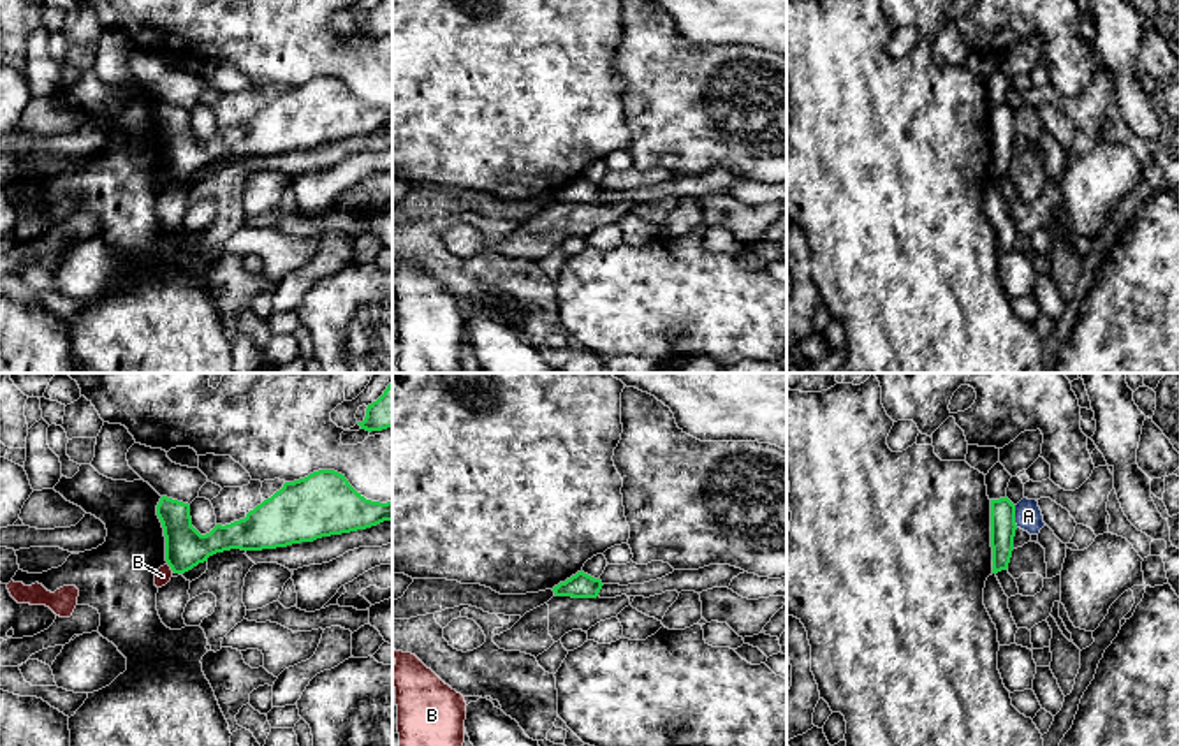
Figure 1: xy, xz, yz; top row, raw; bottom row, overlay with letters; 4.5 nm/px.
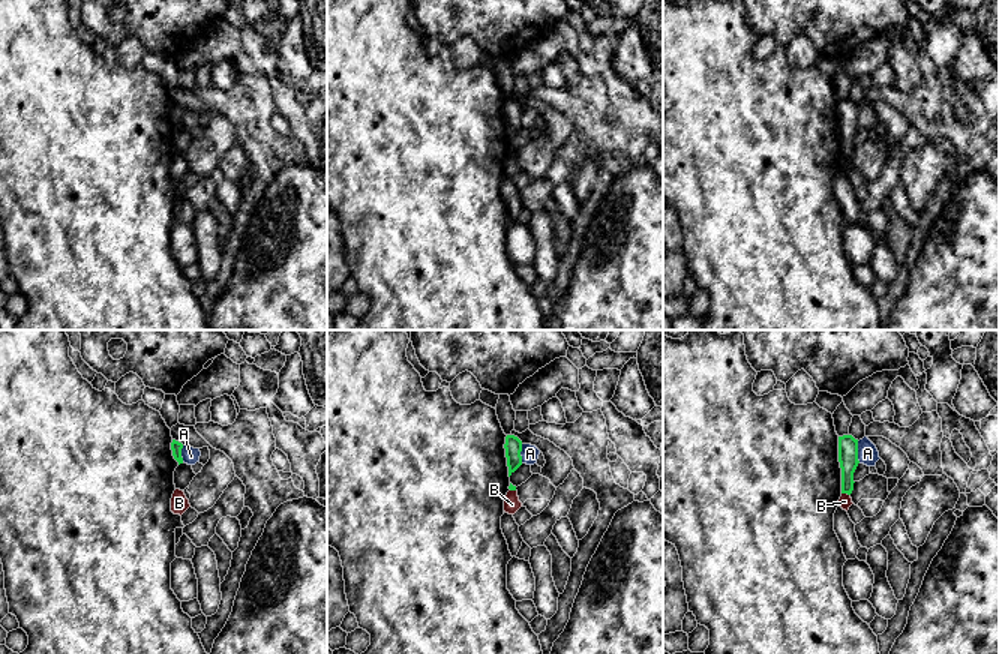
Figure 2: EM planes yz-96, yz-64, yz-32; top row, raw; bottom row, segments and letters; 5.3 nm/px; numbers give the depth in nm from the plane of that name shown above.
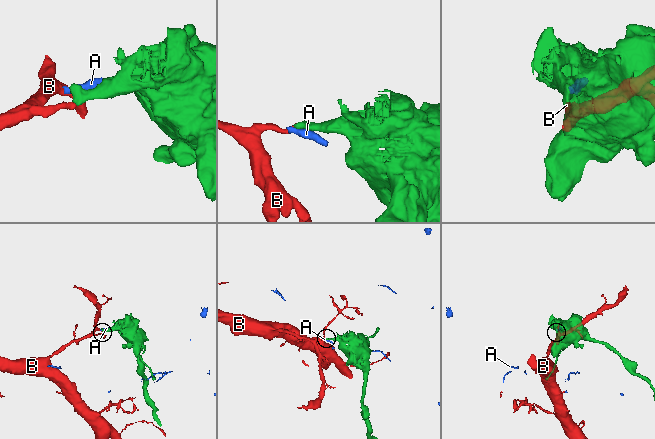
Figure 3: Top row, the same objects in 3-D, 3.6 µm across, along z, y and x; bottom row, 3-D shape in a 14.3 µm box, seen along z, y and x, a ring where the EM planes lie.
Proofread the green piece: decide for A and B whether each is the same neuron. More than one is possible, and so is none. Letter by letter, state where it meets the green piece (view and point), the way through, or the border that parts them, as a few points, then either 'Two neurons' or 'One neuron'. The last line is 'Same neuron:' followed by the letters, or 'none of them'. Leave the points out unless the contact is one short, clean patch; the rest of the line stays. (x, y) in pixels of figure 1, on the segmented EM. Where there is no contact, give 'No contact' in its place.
A: Touches green at yz (1014, 516). Two neurons
B: Touches green at xy (169, 565). Boundary: xy (168, 563), (173, 570). Two neurons
Same neuron: none of them

